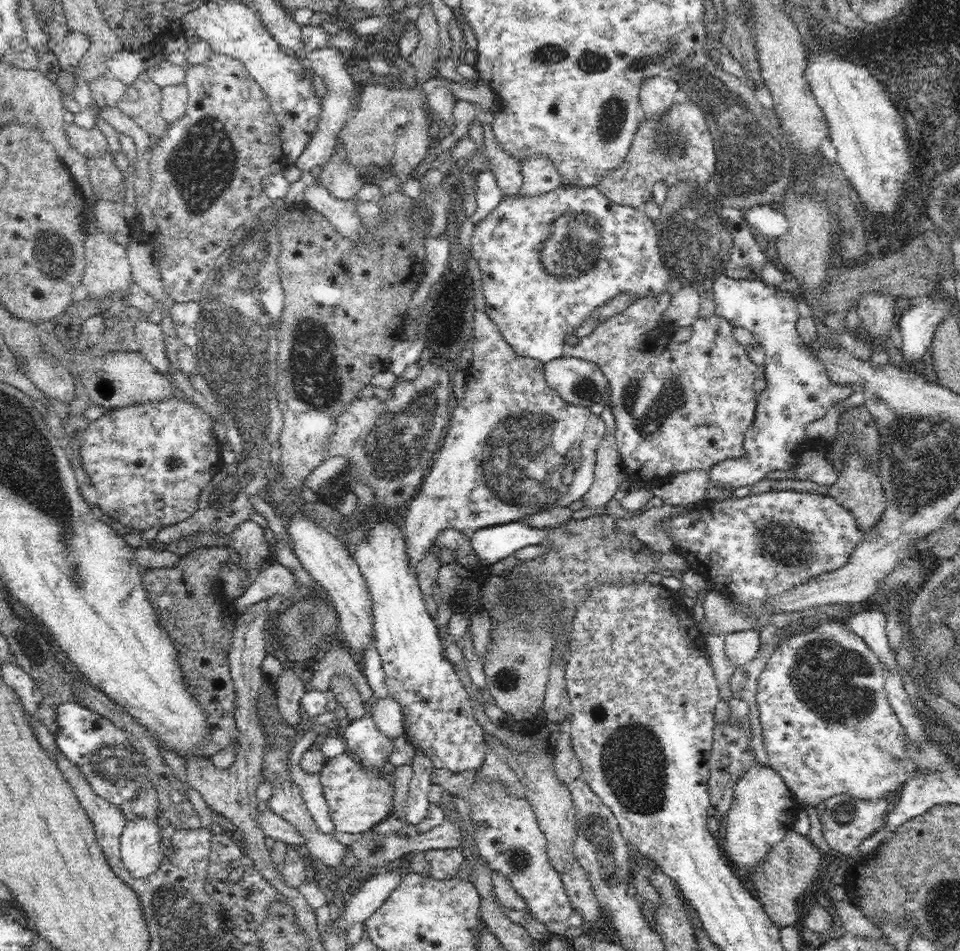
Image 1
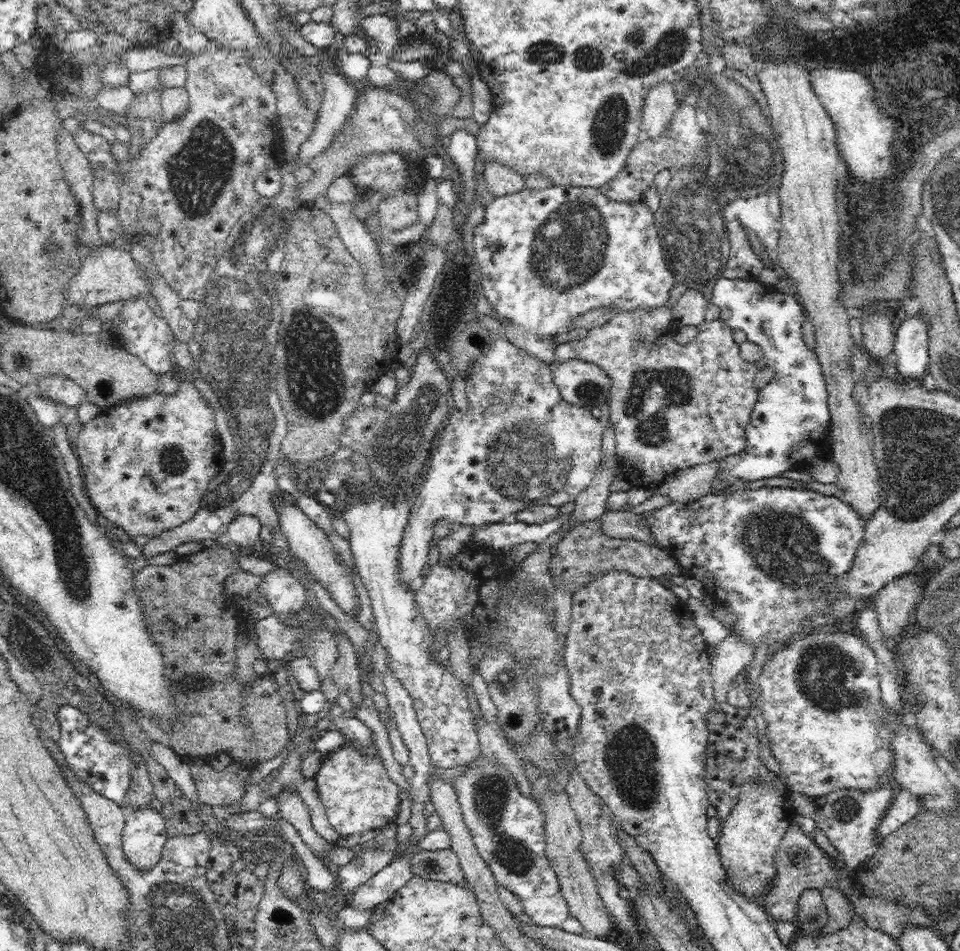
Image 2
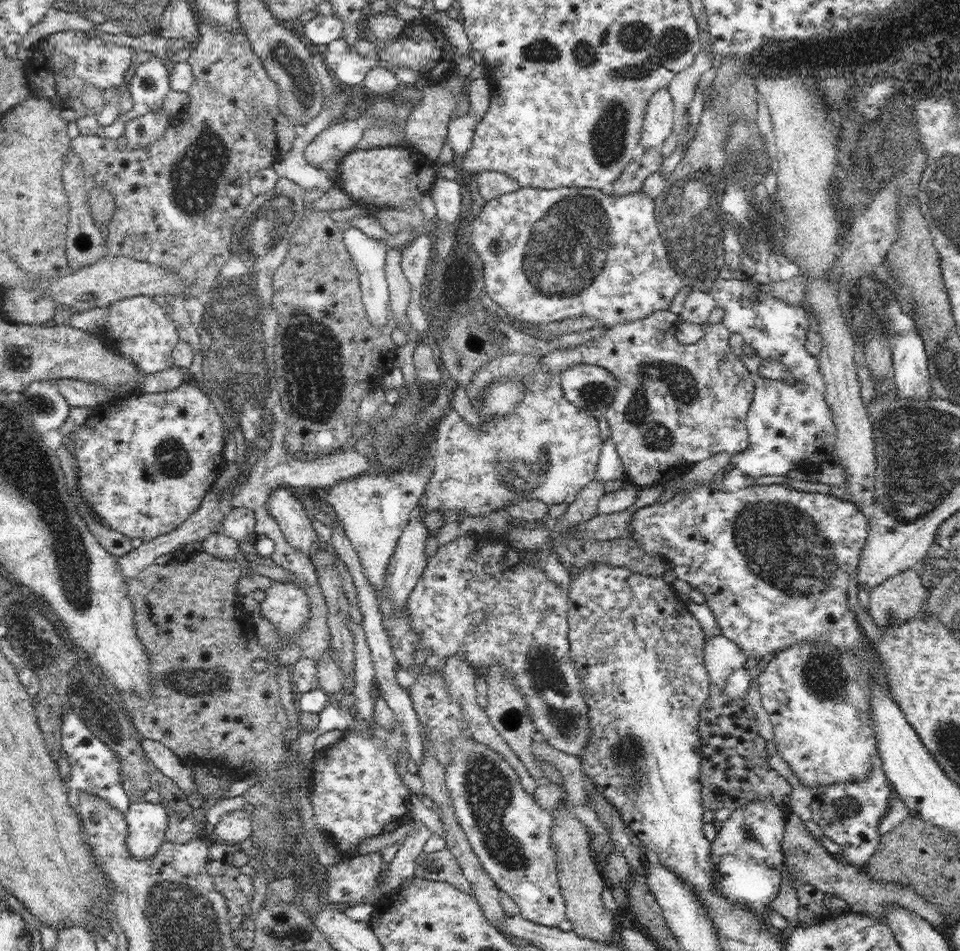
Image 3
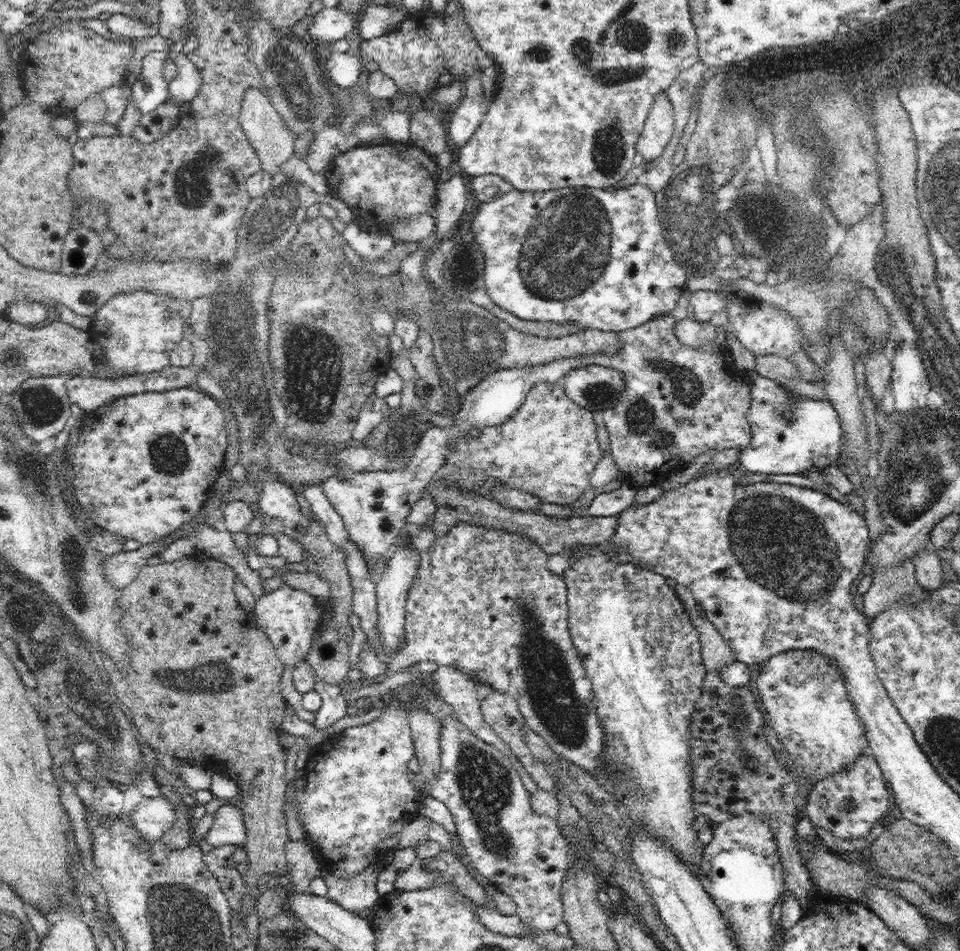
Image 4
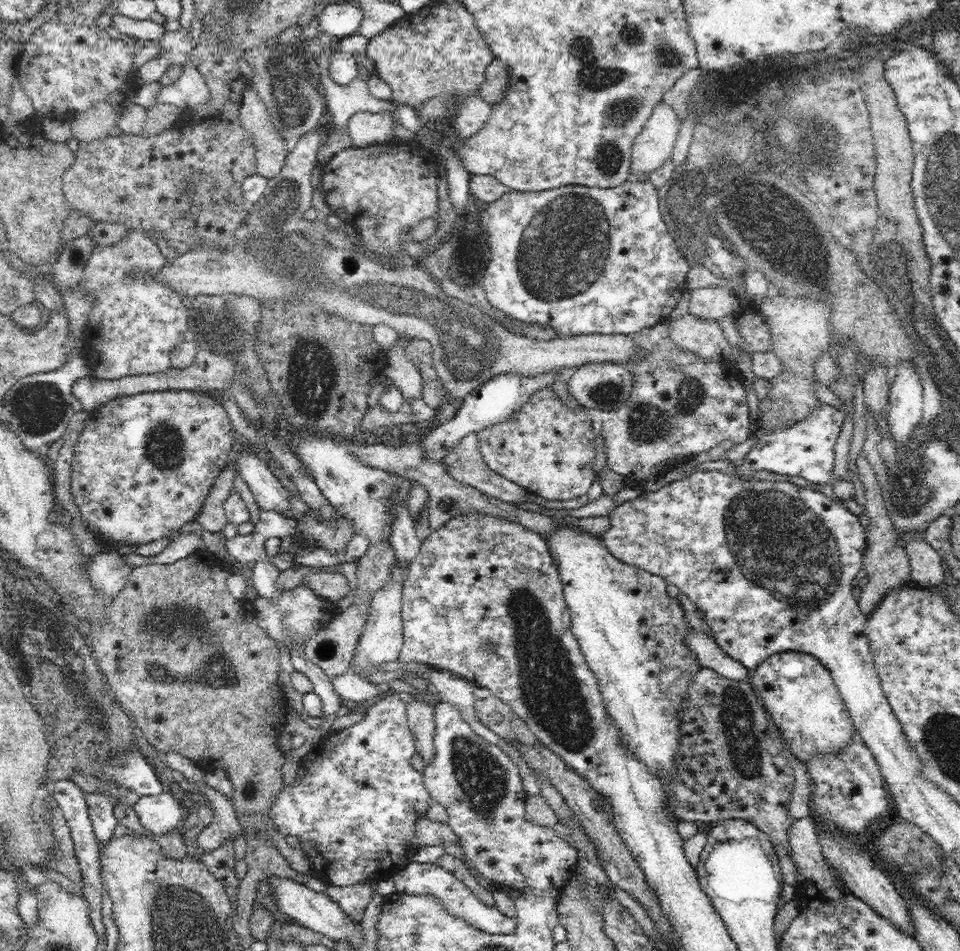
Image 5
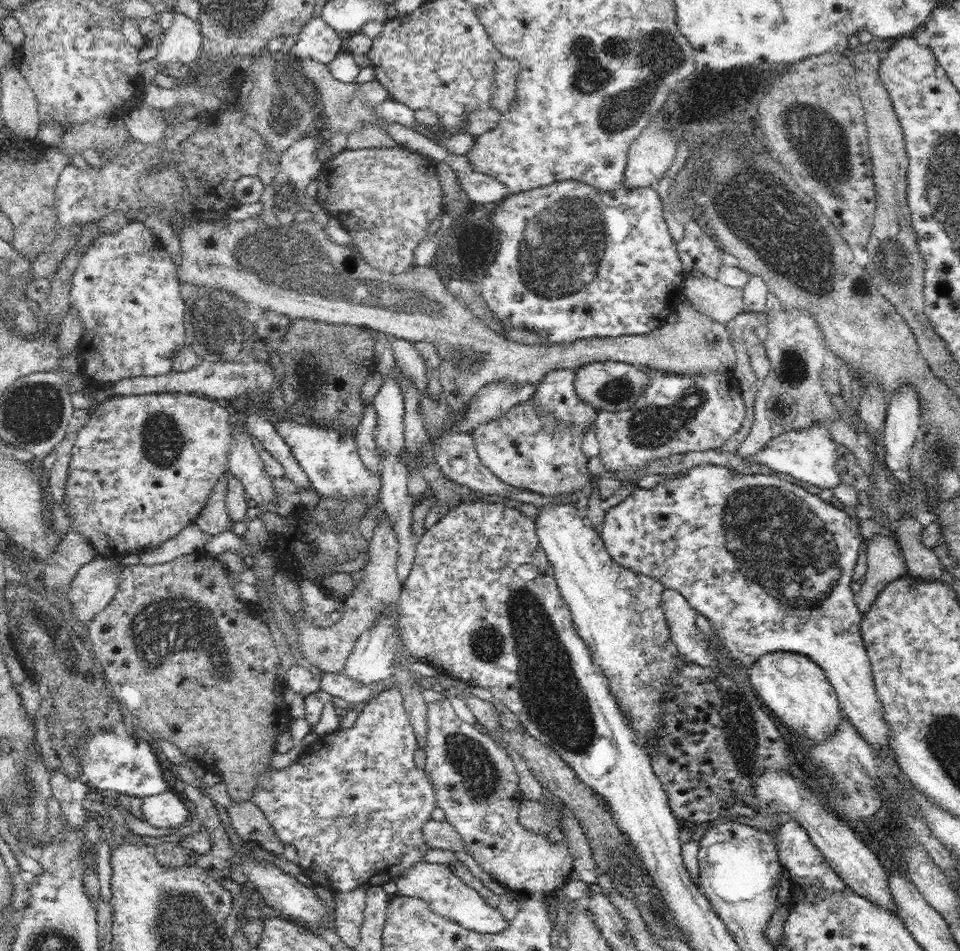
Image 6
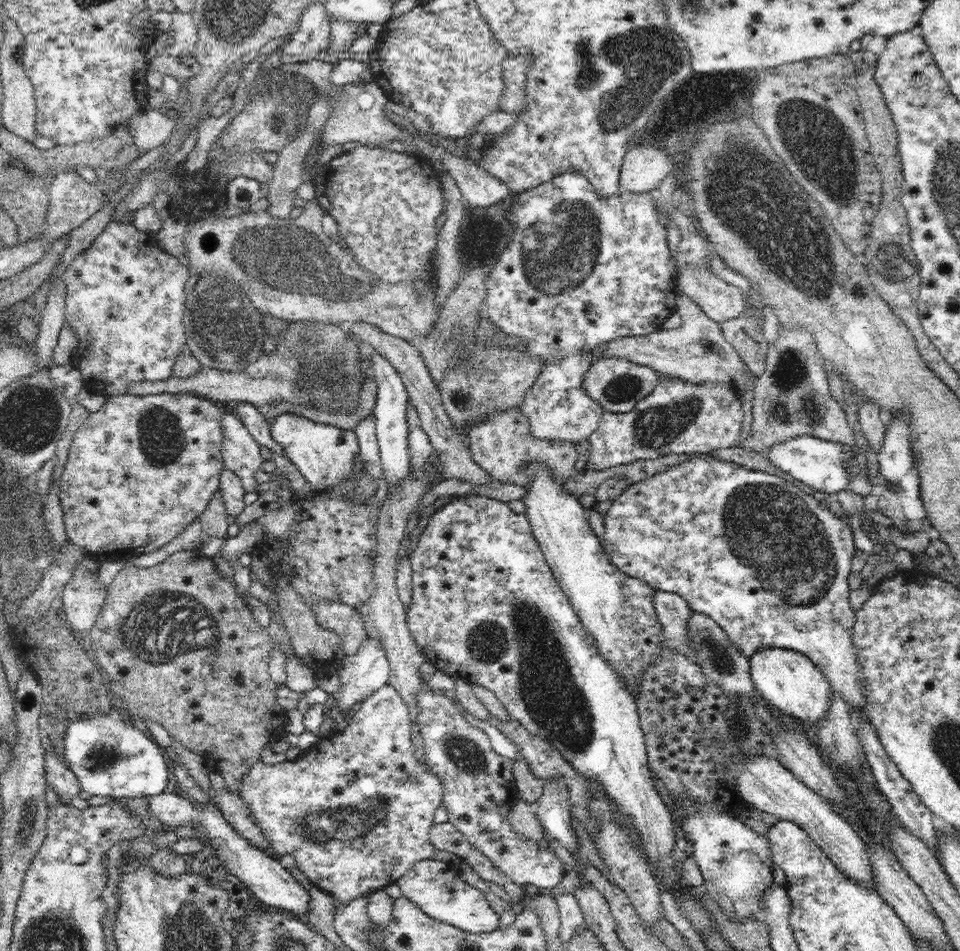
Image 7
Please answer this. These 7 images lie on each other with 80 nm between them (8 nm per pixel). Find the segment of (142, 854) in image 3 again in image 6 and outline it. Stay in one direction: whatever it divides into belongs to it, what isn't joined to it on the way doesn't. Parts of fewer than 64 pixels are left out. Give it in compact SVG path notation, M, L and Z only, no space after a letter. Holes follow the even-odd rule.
M167 790L155 796L144 797L143 801L144 822L156 828L180 828L189 823L190 812L176 791Z

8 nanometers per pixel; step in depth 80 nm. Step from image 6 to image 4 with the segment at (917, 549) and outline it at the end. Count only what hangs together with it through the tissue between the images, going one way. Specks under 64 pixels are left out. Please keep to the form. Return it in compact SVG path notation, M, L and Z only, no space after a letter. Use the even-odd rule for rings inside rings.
M927 542L924 548L913 556L913 560L911 561L915 566L918 584L928 591L936 590L944 584L940 558L930 548L932 546L930 546L930 542Z

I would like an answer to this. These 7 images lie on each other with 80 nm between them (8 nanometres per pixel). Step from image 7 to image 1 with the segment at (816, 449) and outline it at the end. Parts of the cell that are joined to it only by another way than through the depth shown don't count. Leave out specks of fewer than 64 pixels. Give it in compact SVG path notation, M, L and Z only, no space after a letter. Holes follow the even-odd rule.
M723 272L715 278L713 284L715 315L720 321L726 321L731 328L740 326L754 333L754 339L760 341L765 351L766 367L764 378L766 386L757 396L757 407L754 422L749 426L745 434L744 454L737 459L722 461L713 465L708 472L708 488L716 489L716 485L740 486L750 485L762 480L774 470L792 469L800 452L810 448L814 442L806 435L806 426L818 418L824 418L826 412L835 404L847 399L853 392L852 385L837 385L829 380L826 368L815 358L814 353L805 346L803 339L799 336L796 324L799 320L798 302L788 291L775 288L764 283L761 278L754 280L736 280L726 276Z

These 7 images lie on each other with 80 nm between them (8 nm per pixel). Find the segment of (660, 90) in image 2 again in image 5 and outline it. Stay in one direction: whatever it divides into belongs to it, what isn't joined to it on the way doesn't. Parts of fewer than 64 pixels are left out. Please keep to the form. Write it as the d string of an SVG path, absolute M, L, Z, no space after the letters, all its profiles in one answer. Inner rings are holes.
M664 101L659 103L635 138L631 148L631 179L635 175L650 176L672 156L680 122Z

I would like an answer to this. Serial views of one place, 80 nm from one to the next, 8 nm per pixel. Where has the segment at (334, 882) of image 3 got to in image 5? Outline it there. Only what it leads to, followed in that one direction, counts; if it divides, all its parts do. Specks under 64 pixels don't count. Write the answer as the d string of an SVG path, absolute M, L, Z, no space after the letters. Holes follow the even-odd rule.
M360 880L354 886L334 886L333 884L327 885L325 890L334 902L340 905L344 914L354 925L361 924L366 907L372 898L372 880Z

